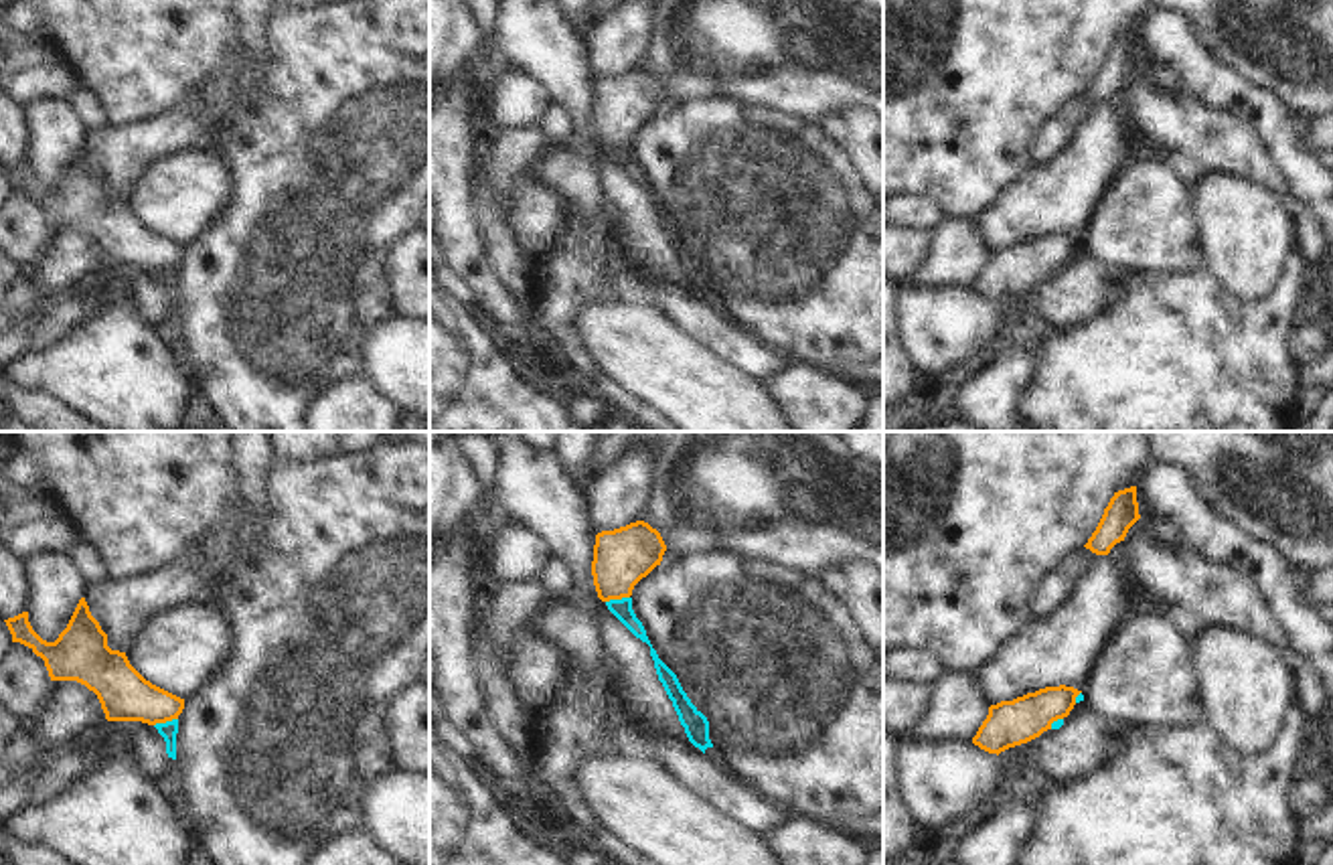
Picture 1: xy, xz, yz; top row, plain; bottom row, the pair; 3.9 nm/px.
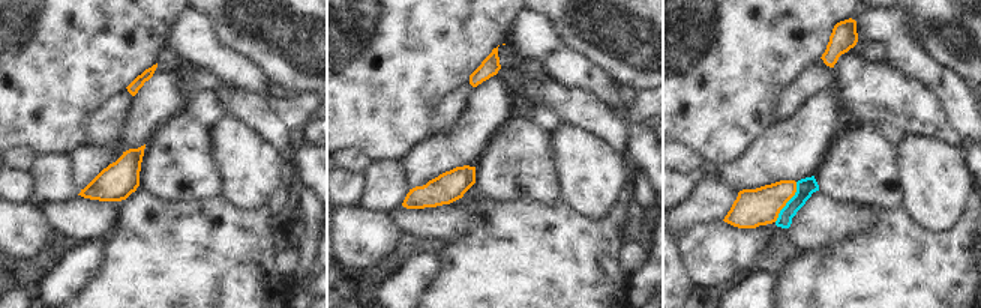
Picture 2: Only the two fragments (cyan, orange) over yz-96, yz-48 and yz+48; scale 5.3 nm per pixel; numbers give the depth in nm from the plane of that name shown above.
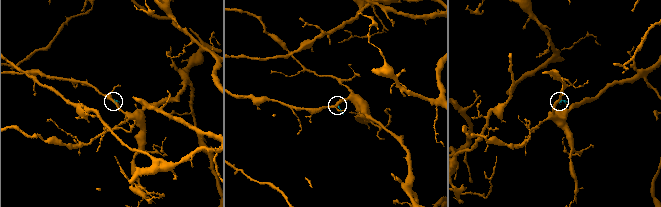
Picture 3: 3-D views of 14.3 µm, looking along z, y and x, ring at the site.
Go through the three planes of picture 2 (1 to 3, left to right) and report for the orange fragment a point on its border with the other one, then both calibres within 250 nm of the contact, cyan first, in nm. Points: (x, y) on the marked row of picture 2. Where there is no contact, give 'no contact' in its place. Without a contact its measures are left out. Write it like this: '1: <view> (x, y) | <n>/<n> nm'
1: no contact
2: no contact
3: yz+48 (788, 202) | 100/200 nm

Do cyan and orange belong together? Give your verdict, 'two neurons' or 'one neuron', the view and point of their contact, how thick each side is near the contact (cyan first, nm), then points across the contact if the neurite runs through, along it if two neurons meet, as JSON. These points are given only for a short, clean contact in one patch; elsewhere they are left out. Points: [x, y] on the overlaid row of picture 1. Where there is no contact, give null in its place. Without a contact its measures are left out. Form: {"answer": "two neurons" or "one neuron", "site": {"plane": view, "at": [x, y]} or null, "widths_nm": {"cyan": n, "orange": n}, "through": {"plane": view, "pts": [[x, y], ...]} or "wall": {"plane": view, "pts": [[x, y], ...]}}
{"answer": "two neurons", "site": {"plane": "xy", "at": [165, 724]}, "widths_nm": {"cyan": 70, "orange": 200}, "wall": {"plane": "xy", "pts": [[177, 718], [154, 726]]}}

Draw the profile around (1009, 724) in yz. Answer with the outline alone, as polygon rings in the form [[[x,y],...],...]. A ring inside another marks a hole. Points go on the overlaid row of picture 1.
[[[1060,685],[991,705],[972,743],[997,756],[1027,743],[1051,729],[1053,721],[1068,717],[1080,693],[1074,687]]]

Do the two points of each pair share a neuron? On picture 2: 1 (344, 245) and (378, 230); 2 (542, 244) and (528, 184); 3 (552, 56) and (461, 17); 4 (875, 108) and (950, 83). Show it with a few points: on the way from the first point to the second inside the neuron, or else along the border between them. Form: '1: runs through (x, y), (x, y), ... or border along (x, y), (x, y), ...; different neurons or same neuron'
1: runs through (353, 242), (369, 236); same neuron
2: border along (558, 197), (551, 200), (495, 200); different neurons
3: border along (518, 15), (504, 42); different neurons
4: border along (900, 69), (927, 86), (939, 98), (950, 119); different neurons

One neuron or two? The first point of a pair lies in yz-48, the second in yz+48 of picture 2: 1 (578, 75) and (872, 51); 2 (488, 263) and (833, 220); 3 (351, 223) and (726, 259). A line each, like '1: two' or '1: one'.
1: two
2: two
3: one

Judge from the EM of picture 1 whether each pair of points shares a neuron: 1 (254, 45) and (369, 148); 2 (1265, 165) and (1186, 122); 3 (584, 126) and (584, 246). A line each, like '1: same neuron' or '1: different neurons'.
1: different neurons
2: same neuron
3: different neurons

